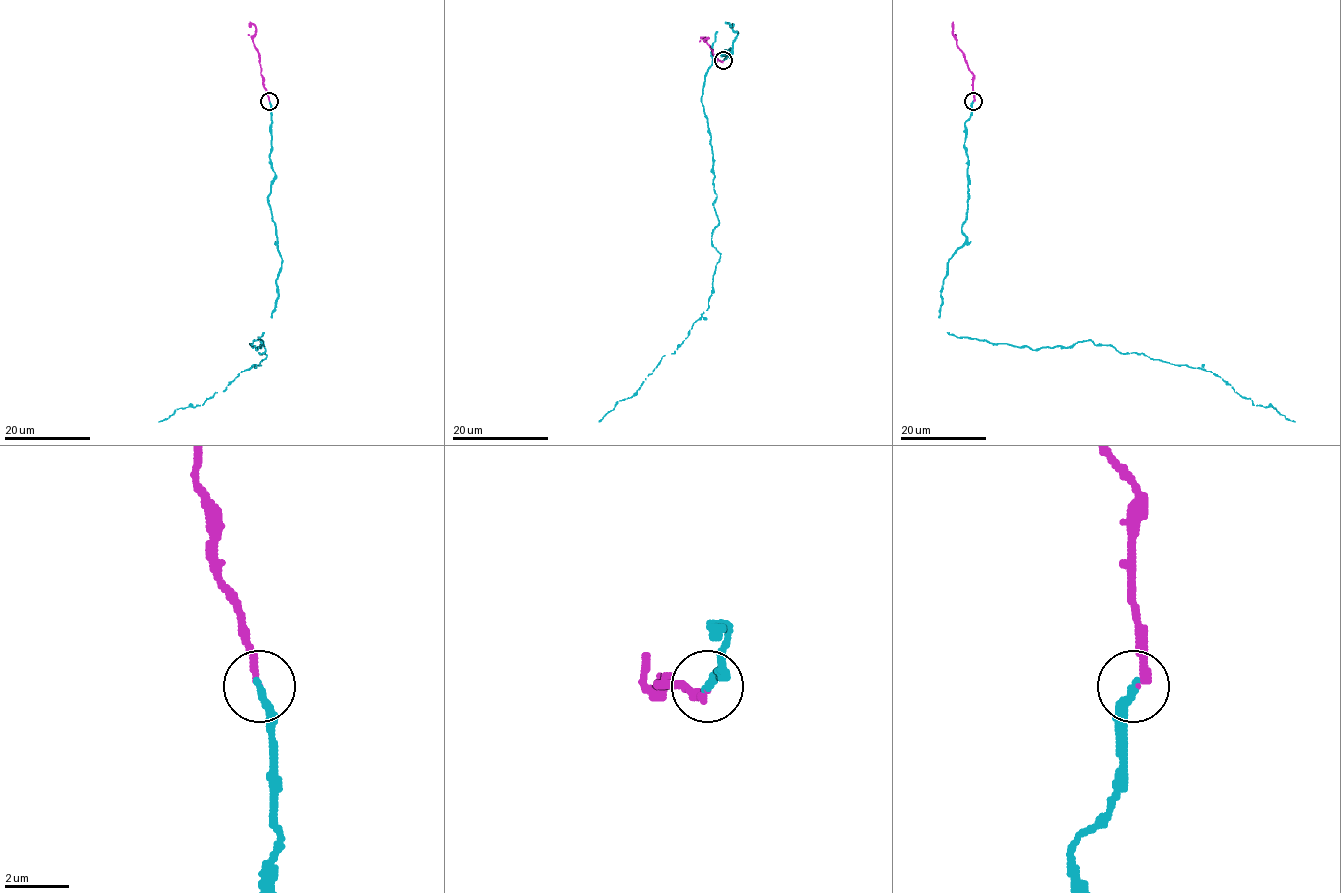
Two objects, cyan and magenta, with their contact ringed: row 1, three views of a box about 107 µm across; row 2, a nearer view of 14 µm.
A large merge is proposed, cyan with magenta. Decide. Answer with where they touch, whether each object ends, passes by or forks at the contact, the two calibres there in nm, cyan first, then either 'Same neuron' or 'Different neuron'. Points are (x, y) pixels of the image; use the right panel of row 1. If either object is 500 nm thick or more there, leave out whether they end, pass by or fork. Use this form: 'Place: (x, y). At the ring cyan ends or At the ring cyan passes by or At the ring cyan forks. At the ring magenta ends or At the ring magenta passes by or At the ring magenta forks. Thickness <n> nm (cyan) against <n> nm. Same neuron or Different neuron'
Place: (973, 101). At the ring cyan ends. At the ring magenta ends. Thickness 320 nm (cyan) against 240 nm. Same neuron

